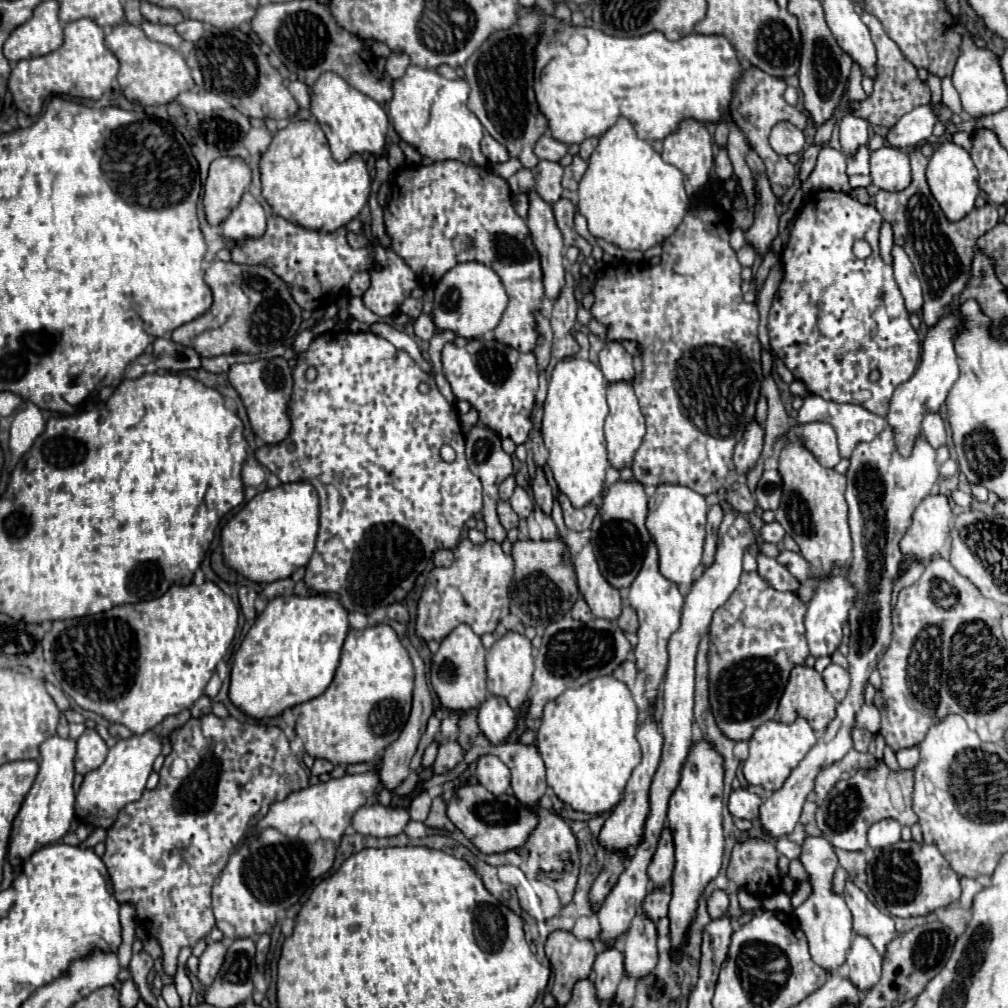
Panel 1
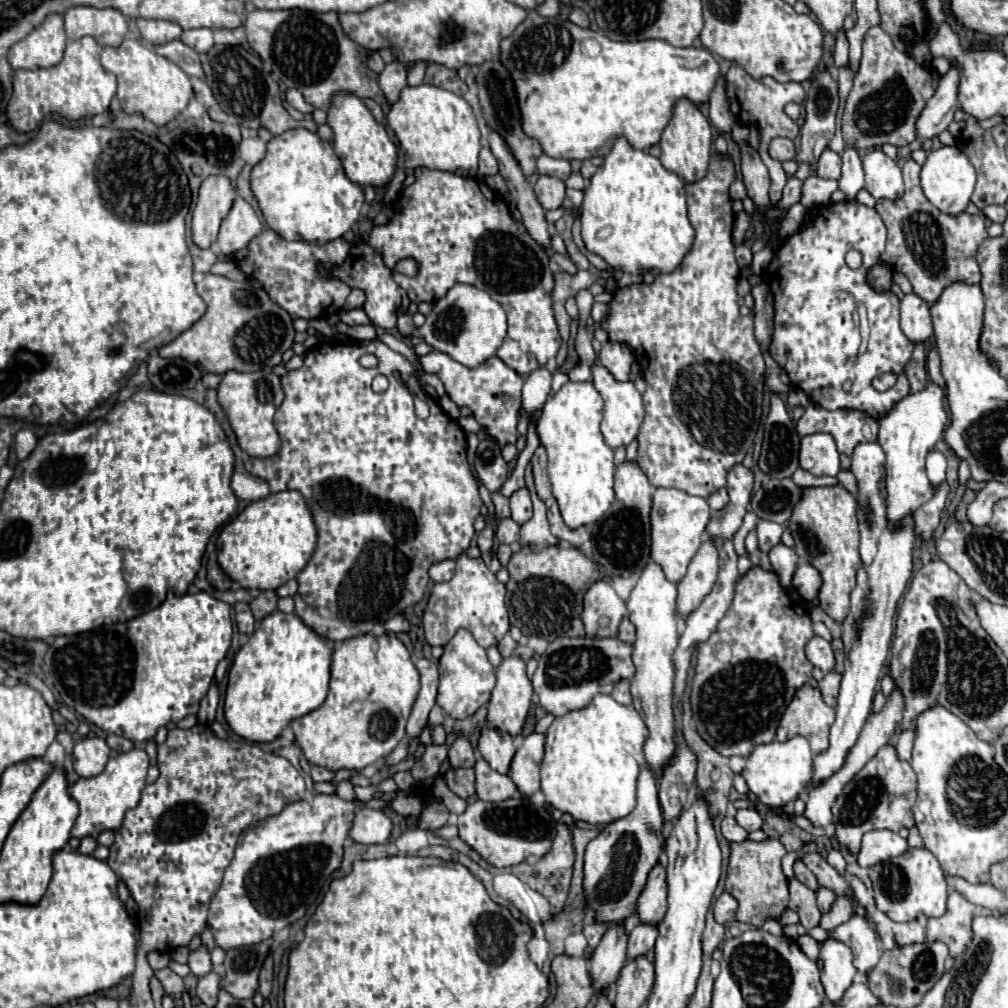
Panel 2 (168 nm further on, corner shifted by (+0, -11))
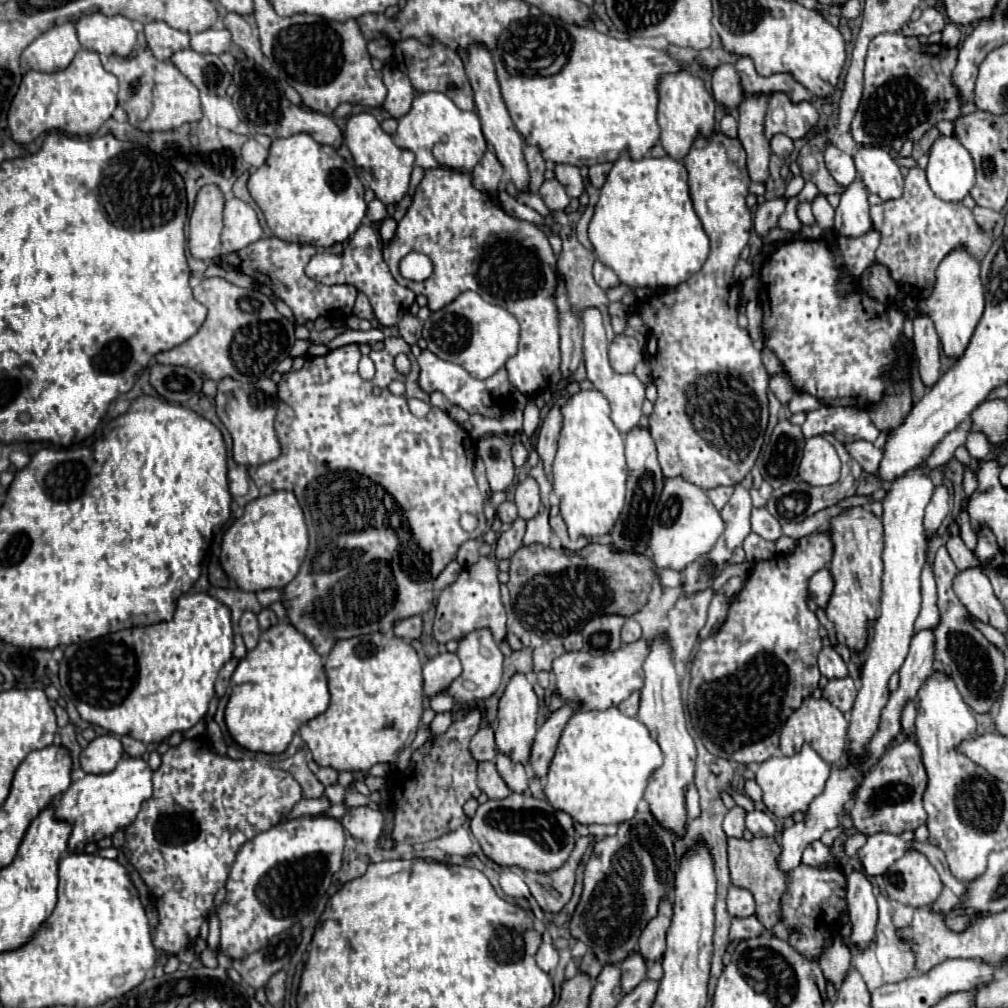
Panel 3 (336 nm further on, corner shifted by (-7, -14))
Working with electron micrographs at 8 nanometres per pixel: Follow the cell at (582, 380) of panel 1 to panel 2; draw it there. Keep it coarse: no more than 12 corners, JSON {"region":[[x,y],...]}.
{"region":[[568,381],[536,425],[570,529],[614,501],[594,383]]}

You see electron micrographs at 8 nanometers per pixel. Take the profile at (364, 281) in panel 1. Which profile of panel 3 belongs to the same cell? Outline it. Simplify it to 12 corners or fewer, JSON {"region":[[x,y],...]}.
{"region":[[365,294],[357,296],[353,314],[373,320],[373,308]]}

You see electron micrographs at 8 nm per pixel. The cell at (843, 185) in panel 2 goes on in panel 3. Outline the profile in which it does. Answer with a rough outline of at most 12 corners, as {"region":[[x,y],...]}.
{"region":[[857,178],[841,192],[833,230],[861,236],[869,228],[867,188]]}

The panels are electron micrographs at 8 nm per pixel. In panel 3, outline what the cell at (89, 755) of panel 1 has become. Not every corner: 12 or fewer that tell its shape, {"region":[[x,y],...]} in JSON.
{"region":[[117,736],[81,752],[85,774],[109,774],[123,756]]}

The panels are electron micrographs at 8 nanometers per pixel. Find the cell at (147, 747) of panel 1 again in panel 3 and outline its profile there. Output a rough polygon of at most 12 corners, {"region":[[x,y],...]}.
{"region":[[123,758],[71,782],[55,816],[71,852],[111,838],[151,798],[153,770]]}

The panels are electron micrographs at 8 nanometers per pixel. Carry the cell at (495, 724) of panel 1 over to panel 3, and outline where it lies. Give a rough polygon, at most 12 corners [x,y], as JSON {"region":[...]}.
{"region":[[499,752],[495,764],[513,792],[527,790],[529,774],[521,762]]}

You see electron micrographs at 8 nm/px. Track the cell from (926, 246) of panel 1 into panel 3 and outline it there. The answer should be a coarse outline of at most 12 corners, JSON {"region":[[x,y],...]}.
{"region":[[909,170],[899,200],[871,206],[875,262],[925,300],[951,250],[981,262],[993,238],[969,208]]}

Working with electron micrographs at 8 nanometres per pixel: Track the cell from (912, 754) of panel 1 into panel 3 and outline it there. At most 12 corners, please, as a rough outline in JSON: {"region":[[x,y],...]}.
{"region":[[909,702],[903,710],[903,734],[913,738],[915,704]]}

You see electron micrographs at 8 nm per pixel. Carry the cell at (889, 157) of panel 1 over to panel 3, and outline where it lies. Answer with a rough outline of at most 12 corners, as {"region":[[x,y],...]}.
{"region":[[863,146],[853,160],[869,192],[903,196],[903,174],[887,150]]}

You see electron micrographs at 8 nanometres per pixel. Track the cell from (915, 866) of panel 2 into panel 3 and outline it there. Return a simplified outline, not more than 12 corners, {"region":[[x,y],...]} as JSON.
{"region":[[909,850],[883,874],[891,900],[931,906],[943,890],[933,864]]}

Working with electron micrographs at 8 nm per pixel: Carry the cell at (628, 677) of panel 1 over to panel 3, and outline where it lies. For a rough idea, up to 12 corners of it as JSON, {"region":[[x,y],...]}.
{"region":[[633,692],[619,704],[627,716],[635,716],[639,708],[639,692]]}

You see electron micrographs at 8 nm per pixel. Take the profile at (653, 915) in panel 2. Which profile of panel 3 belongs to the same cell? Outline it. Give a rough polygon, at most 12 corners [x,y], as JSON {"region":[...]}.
{"region":[[663,898],[659,914],[645,926],[639,952],[655,962],[665,952],[671,902]]}

